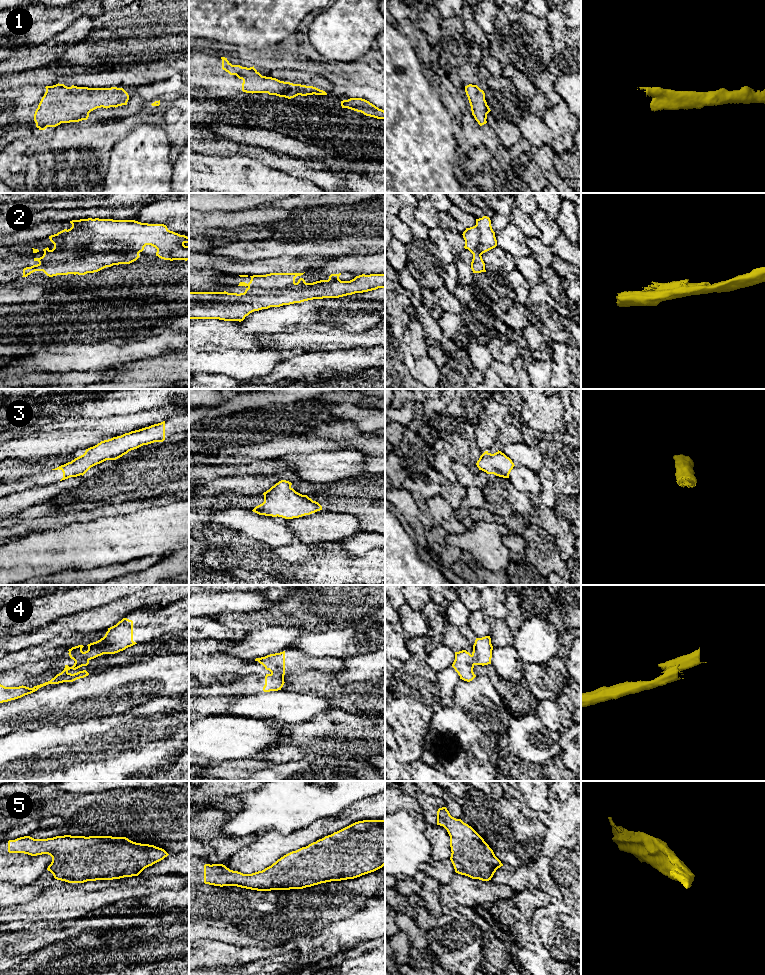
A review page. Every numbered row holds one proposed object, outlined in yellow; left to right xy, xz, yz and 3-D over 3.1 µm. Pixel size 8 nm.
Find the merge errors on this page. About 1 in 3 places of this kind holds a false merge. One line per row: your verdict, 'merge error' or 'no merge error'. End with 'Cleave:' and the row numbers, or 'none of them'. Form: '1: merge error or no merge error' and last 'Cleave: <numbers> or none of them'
1: no merge error
2: merge error
3: no merge error
4: merge error
5: no merge error
Cleave: 2, 4

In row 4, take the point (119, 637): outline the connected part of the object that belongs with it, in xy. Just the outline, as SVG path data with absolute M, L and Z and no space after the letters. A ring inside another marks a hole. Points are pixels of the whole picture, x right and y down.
M123 618L116 625L108 628L100 640L88 644L88 650L83 652L83 645L69 649L69 656L76 662L91 660L103 654L115 654L137 644L133 641L133 621Z

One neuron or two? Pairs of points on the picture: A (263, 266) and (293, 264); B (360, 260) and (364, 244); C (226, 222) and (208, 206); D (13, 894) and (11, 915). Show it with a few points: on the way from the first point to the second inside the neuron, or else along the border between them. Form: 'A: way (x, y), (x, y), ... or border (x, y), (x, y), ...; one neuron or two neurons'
A: way (270, 266), (286, 265); one neuron
B: border (374, 252), (338, 257); two neurons
C: border (237, 210), (201, 211); two neurons
D: border (17, 903), (10, 906); two neurons

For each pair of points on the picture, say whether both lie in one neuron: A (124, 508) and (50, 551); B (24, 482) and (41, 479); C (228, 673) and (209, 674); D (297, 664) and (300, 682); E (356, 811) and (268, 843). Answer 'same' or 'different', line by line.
A: different
B: same
C: same
D: different
E: same

